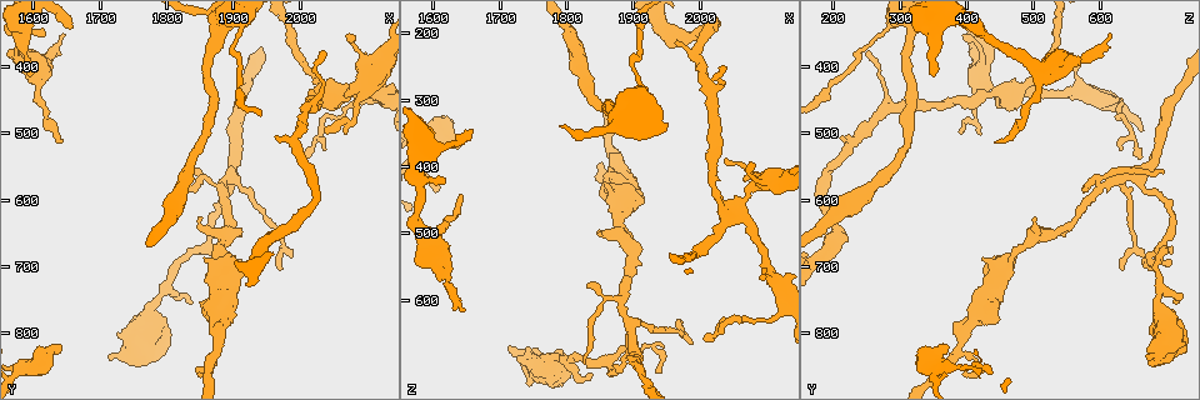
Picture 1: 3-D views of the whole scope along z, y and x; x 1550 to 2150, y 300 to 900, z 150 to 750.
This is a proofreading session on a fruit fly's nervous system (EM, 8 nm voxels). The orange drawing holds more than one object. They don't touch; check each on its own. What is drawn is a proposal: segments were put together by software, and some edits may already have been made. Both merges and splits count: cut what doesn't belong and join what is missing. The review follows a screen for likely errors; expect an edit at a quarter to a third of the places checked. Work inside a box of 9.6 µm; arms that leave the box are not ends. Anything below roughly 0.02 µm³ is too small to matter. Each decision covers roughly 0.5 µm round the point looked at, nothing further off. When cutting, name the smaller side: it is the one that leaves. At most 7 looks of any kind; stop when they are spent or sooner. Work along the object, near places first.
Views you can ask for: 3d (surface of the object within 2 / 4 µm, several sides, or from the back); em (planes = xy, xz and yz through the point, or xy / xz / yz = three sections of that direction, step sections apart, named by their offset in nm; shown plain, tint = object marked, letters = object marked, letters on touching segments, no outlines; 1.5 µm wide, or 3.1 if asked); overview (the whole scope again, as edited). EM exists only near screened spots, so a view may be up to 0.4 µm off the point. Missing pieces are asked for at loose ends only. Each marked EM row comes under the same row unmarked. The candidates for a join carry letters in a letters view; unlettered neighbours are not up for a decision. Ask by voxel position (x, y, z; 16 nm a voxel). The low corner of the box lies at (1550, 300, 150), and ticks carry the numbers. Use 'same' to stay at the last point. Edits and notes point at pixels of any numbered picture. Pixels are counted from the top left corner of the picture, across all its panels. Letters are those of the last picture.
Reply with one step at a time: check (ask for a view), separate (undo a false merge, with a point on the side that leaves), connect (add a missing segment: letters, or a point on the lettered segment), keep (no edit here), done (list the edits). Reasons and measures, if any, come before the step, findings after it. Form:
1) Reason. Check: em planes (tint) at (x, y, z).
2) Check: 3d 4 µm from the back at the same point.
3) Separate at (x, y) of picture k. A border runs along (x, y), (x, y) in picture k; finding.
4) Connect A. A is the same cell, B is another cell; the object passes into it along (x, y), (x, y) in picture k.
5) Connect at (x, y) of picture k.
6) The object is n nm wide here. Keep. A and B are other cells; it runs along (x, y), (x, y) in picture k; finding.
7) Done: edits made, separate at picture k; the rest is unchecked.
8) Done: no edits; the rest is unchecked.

Tapers out. Check: 3d 4 µm at (2040, 520, 630).

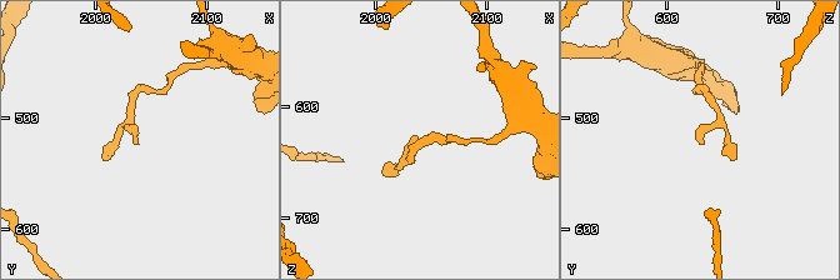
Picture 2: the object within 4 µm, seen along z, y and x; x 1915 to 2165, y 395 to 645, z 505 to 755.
Now the EM. Check: em xz step 8 (letters) at (2038, 526, 628).

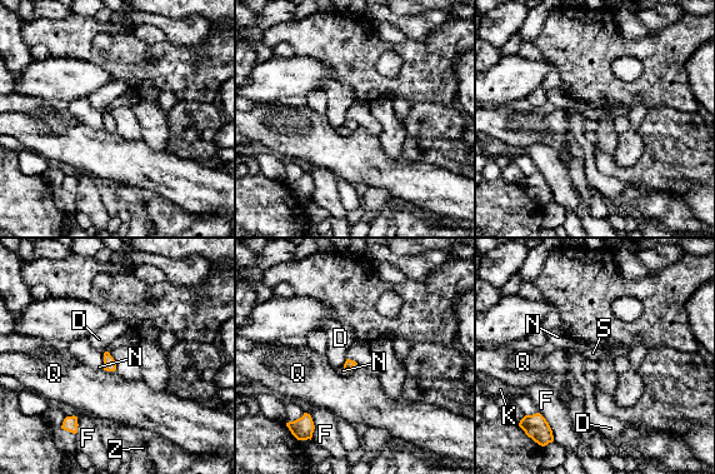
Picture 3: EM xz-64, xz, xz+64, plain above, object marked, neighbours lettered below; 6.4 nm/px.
The object is 70 nm wide here. Keep. D, F, K, N, Q, S and Z are other cells; a border runs along (108, 352), (115, 362), (115, 370) in picture 3; no lettered segment goes on from it.

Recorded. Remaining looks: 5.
Calibre changes. Check: 3d 4 µm at (2105, 435, 565).

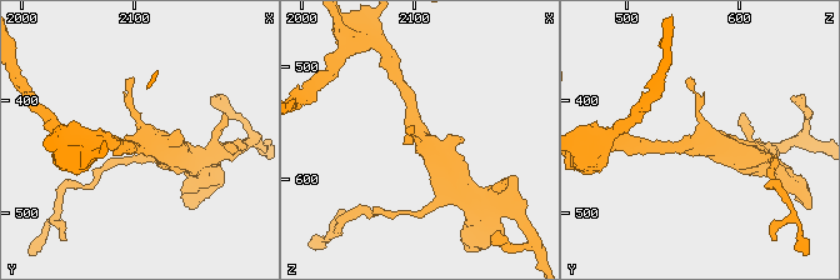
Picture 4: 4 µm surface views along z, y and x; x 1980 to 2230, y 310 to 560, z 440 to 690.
Check: em planes (tint) at (2106, 438, 564).

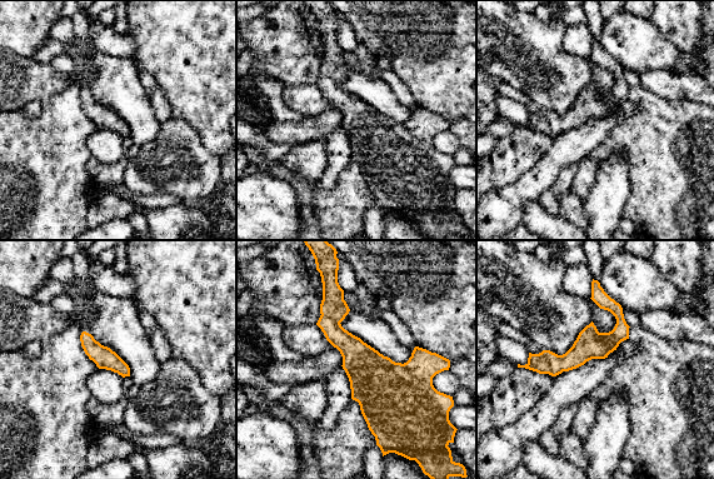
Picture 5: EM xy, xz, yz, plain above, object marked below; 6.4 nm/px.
What lies round it. Check: em planes (letters) at the same point.

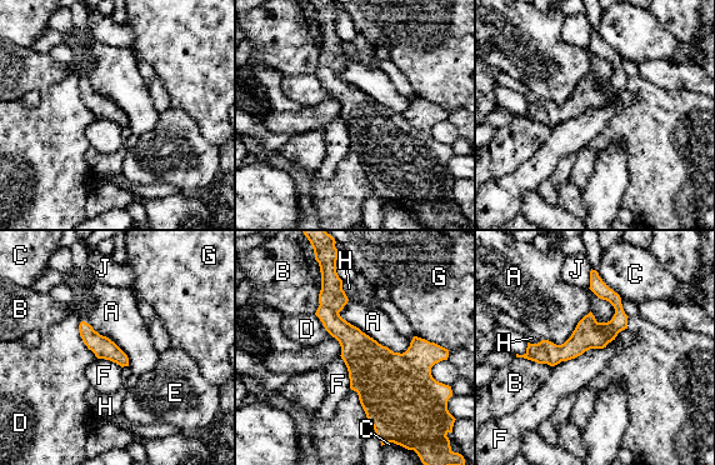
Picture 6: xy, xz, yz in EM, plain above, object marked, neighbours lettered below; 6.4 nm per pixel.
The object is 190 nm wide here. Keep. A, B, C, D, E, F, G, H and J are other cells; it runs along (593, 274), (618, 319), (566, 351), (528, 355) in picture 6; one cell here.

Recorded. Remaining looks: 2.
Check: em yz step 8 (tint) at (1640, 820, 370).

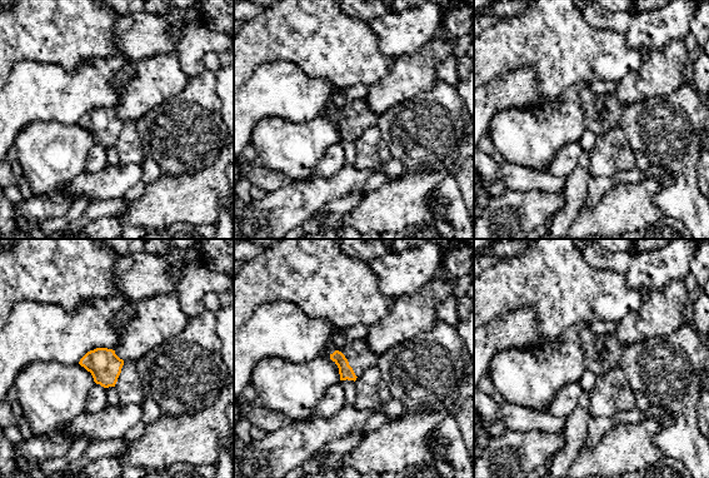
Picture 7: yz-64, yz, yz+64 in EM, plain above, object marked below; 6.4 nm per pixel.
Cut it another way. Check: em xy step 8 (letters) at the same point.

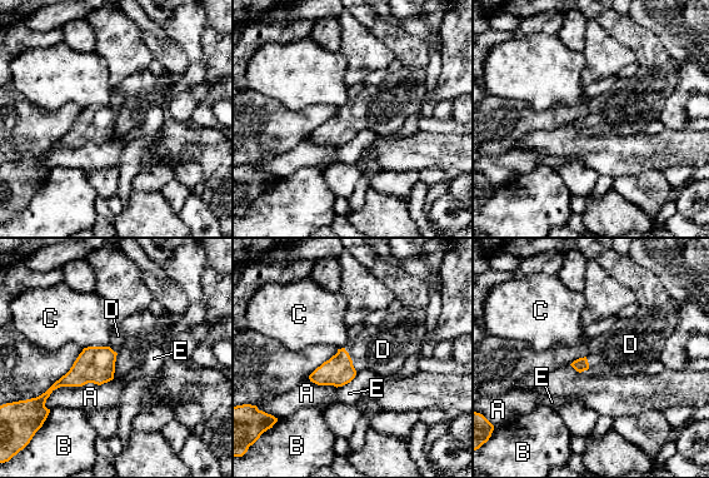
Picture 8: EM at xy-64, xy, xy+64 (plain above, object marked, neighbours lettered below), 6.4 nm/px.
Connect at (383, 349) of picture 8. D is the same cell, A, B, C and E are other cells; the object passes into it along (339, 371), (350, 359), (383, 349) in picture 8; the cell continues.

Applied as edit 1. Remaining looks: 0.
Done: edits made, connect at picture 8; the rest is unchecked.

